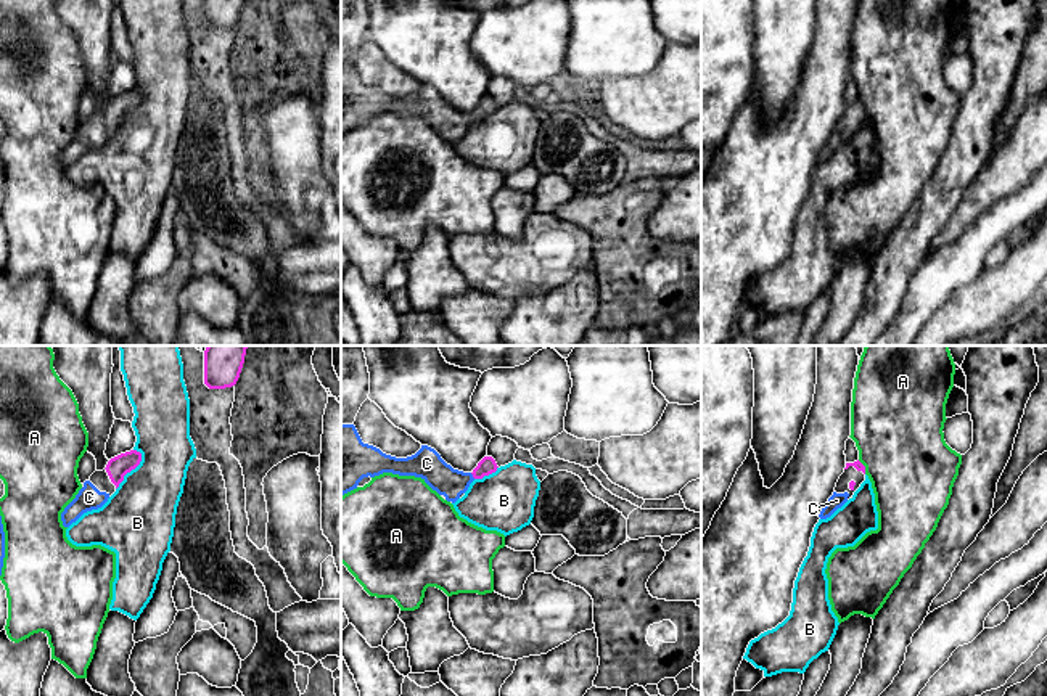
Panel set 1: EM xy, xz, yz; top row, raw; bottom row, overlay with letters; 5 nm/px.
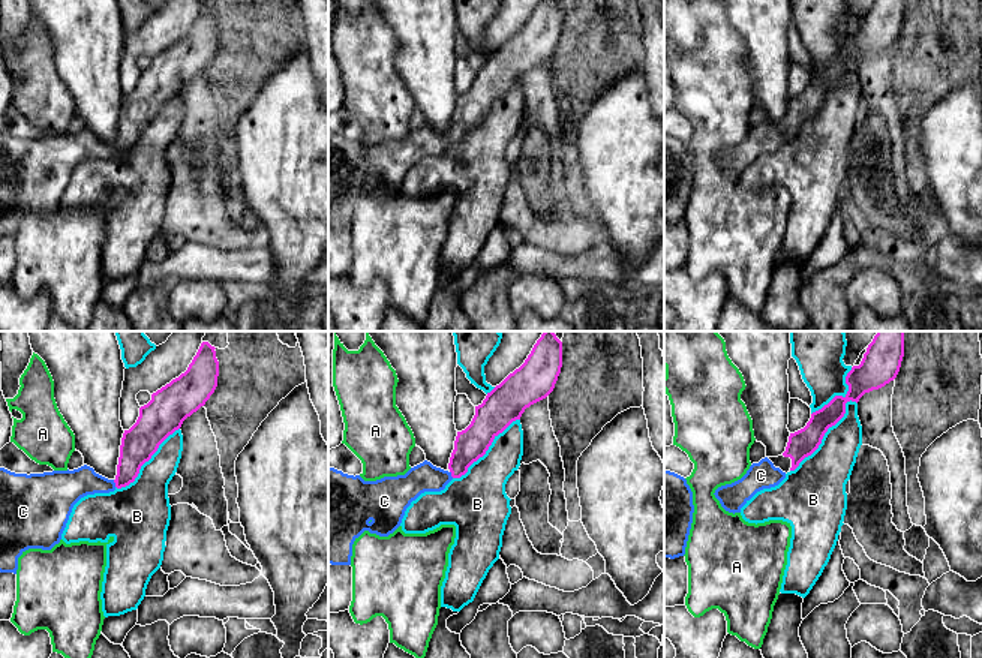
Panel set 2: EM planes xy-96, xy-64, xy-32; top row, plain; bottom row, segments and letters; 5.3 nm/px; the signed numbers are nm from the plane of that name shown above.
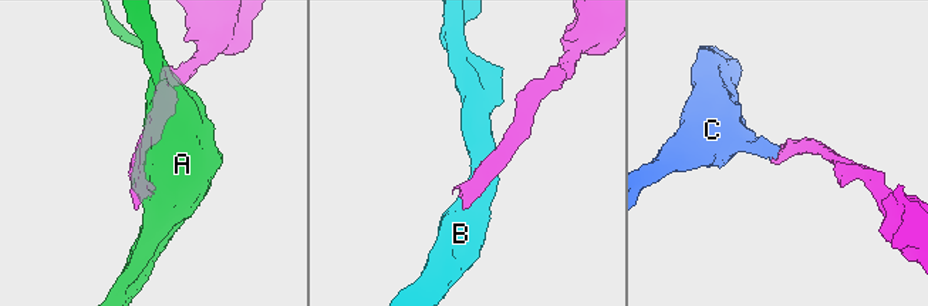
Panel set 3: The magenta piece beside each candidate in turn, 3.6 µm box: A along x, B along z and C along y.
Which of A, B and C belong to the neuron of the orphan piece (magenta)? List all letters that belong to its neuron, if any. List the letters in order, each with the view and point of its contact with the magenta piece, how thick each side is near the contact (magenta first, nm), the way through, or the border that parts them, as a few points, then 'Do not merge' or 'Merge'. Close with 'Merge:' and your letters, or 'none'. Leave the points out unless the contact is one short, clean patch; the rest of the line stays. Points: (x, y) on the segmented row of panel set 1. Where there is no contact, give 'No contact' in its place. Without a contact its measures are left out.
A: Touches magenta at yz (864, 466). Thickness 50 nm (magenta) against 440 nm. Do not merge
B: Touches magenta at xy (131, 470). Thickness 110 nm (magenta) against 360 nm. Do not merge
C: Touches magenta at xz (473, 476). Thickness 90 nm (magenta) against 160 nm. Merge
Merge: C

